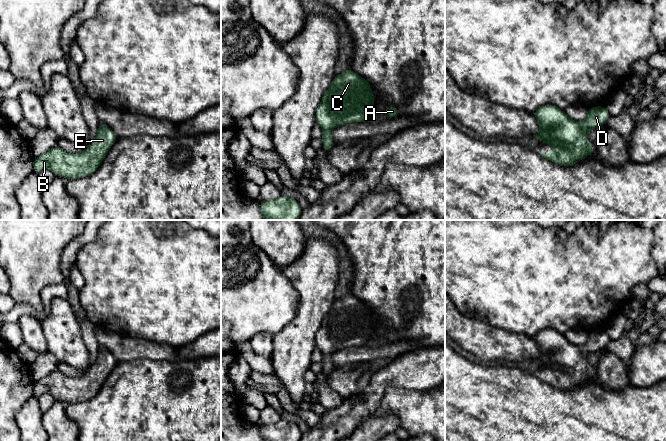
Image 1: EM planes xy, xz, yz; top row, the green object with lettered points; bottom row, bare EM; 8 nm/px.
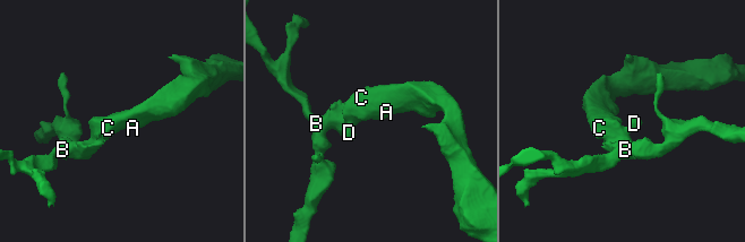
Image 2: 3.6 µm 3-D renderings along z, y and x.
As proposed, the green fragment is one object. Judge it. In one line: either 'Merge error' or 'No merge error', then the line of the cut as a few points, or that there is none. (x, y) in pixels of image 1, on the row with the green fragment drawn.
No merge error. No split

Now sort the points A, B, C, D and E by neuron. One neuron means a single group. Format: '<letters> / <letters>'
A B C D E

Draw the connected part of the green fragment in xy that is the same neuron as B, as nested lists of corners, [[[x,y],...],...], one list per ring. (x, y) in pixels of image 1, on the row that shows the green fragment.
[[[102,122],[93,138],[95,143],[78,154],[69,154],[63,148],[55,146],[35,157],[33,172],[38,175],[48,169],[65,179],[90,176],[99,168],[111,146],[118,139],[113,130]]]

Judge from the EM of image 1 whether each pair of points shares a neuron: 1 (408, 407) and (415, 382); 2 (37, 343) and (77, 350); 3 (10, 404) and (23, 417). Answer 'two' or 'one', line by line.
1: two
2: two
3: two

